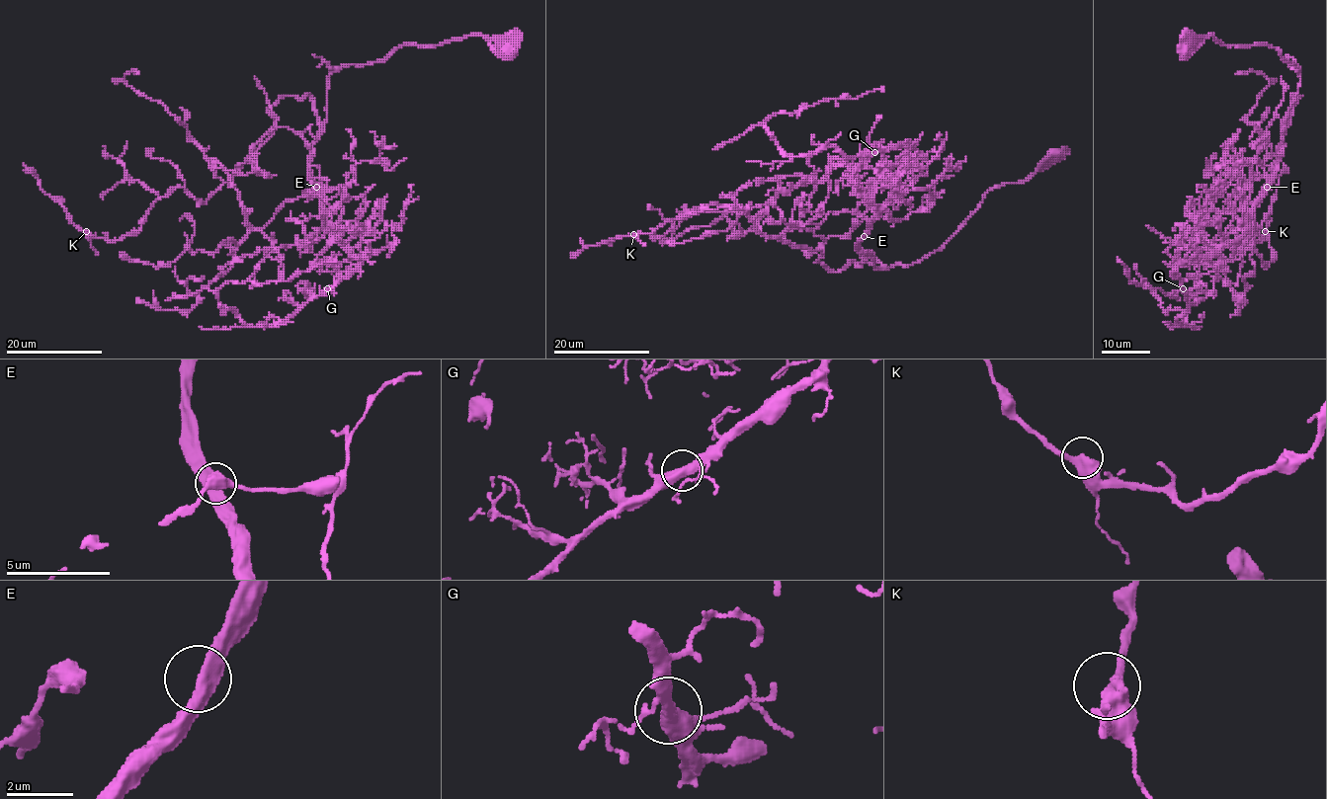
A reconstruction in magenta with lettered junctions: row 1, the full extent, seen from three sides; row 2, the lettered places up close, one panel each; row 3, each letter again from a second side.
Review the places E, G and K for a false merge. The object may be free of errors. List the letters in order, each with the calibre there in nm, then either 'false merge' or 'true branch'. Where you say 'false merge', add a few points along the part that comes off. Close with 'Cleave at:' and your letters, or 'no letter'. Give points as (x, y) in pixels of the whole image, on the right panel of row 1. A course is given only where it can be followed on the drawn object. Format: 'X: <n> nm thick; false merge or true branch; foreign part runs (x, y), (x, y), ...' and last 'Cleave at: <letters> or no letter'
E: 460 nm thick; true branch
G: 440 nm thick; true branch
K: 480 nm thick; true branch
Cleave at: no letter

